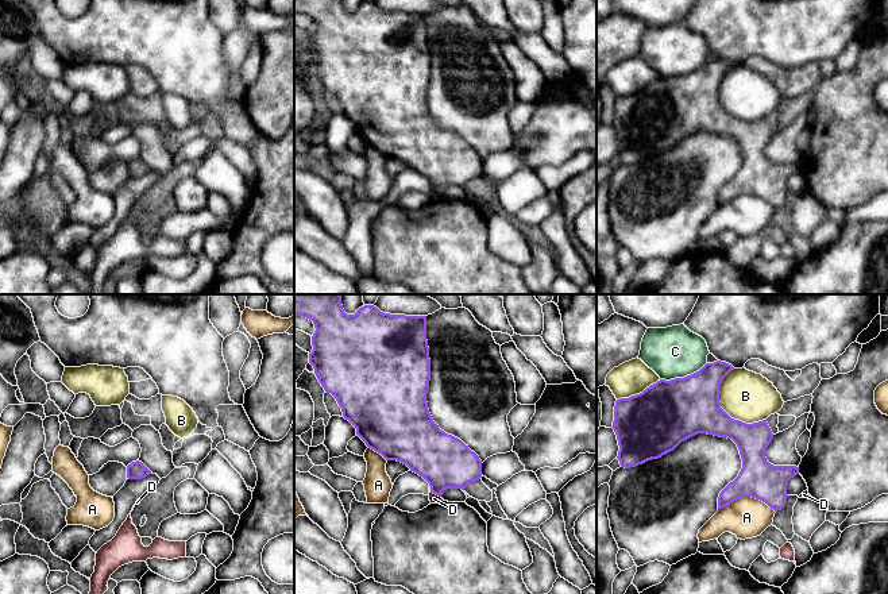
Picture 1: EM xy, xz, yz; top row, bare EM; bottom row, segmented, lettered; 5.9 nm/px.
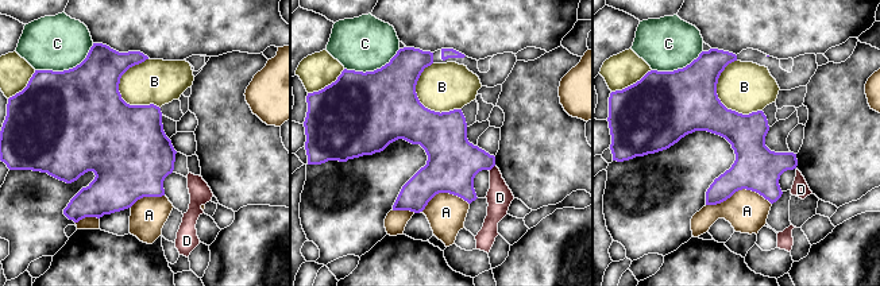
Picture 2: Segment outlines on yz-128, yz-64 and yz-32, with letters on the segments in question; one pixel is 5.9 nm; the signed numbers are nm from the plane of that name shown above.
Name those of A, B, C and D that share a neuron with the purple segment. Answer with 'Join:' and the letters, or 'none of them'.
Join: none of them

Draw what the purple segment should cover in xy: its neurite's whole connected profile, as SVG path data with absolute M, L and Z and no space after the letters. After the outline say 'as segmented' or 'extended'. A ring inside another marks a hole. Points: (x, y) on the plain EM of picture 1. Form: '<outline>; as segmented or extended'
M139 158L132 159L127 163L127 176L128 177L142 177L150 173L151 169Z; as segmented

